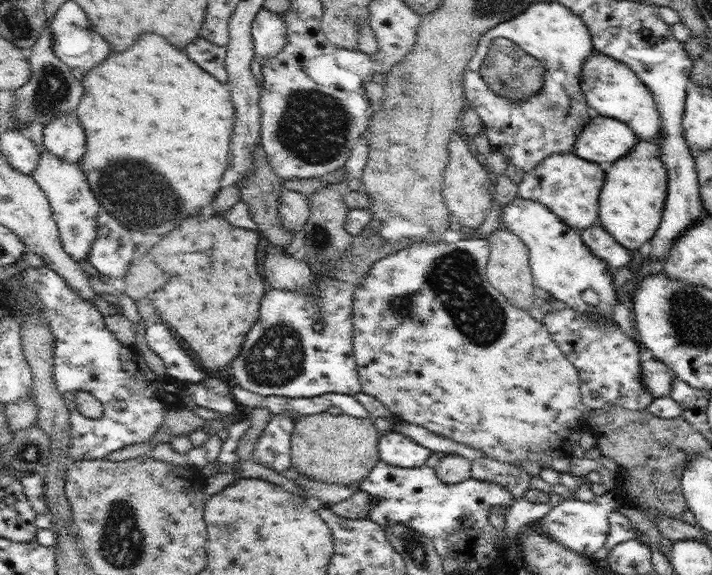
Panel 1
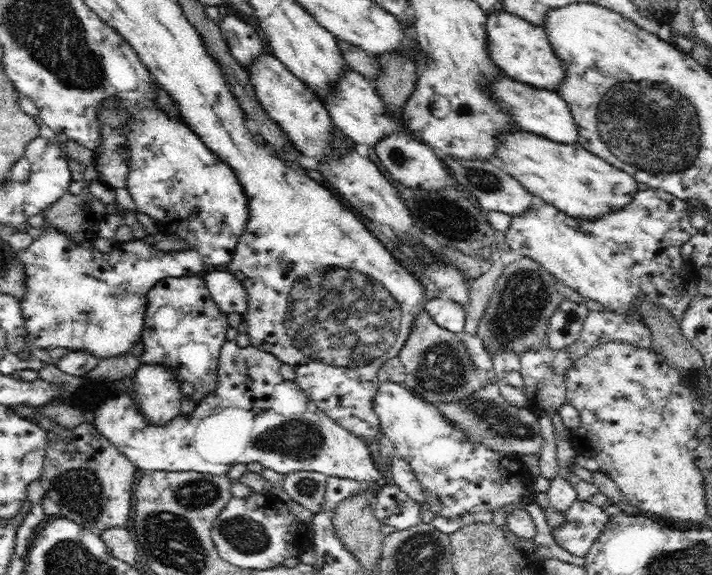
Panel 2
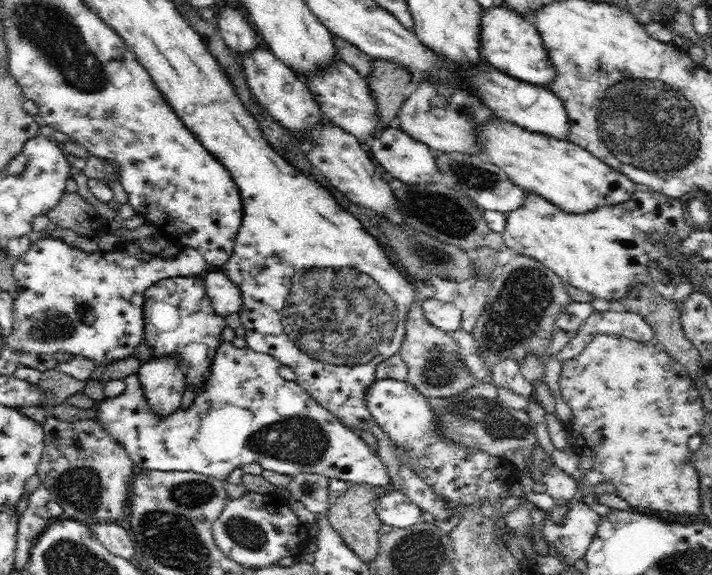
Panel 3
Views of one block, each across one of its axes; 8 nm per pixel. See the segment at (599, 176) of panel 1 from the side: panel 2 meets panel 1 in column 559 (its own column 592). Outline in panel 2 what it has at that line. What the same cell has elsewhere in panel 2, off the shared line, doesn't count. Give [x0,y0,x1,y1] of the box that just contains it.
[495,129,638,220]

